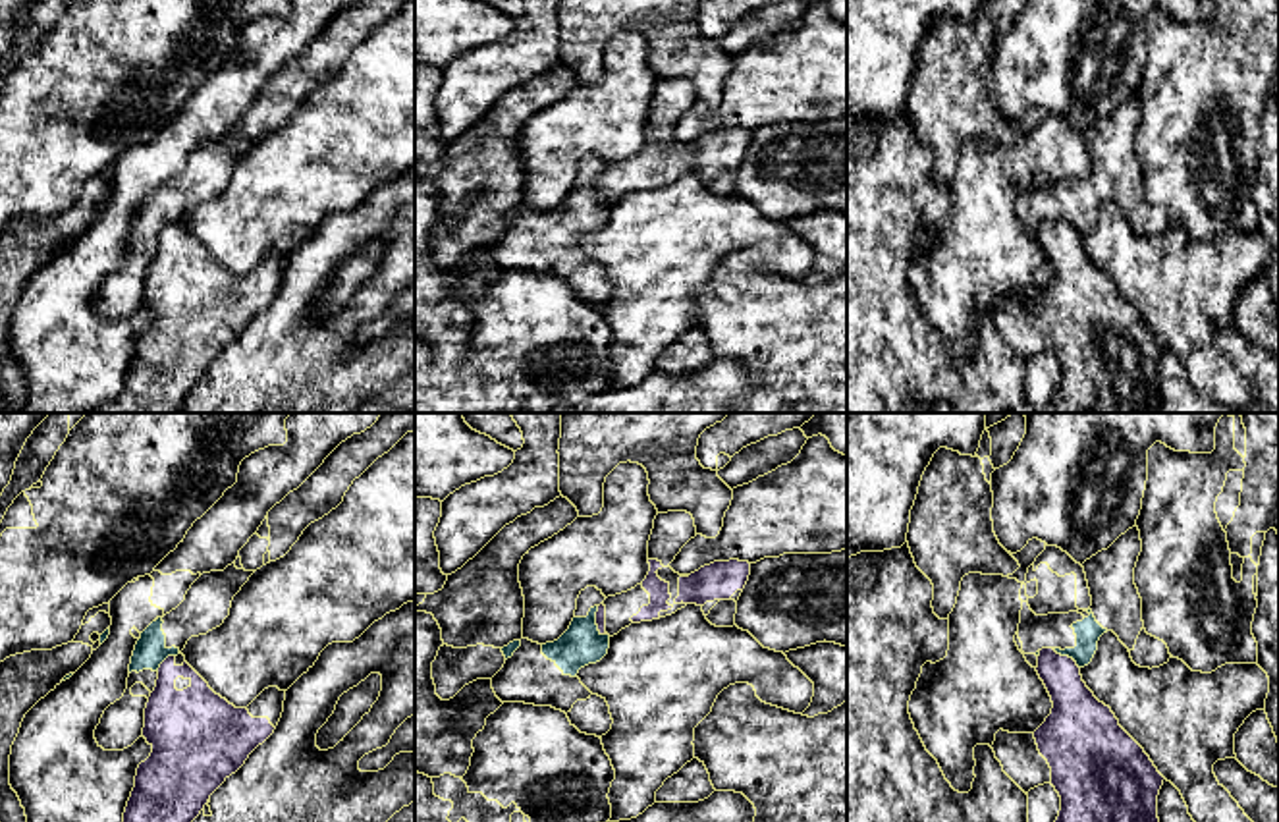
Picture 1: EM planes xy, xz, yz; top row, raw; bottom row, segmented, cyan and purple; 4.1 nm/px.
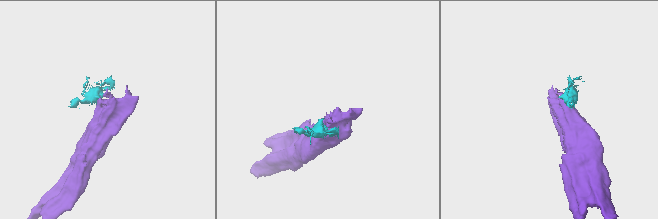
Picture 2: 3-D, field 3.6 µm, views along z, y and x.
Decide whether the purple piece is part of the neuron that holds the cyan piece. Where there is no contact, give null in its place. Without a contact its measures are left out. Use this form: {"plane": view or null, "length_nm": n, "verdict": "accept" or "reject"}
{"plane": "xz", "length_nm": 130, "verdict": "reject"}

